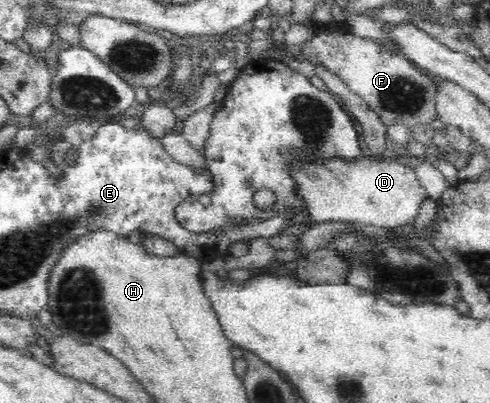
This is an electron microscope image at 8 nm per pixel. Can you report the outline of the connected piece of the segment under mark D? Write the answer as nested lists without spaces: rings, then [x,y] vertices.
[[[365,152],[356,163],[348,163],[336,157],[336,159],[328,159],[322,163],[308,163],[308,165],[298,161],[294,167],[297,171],[293,177],[309,208],[308,217],[303,221],[303,225],[307,225],[307,228],[318,223],[344,221],[392,230],[402,229],[406,225],[412,225],[418,219],[422,203],[428,198],[426,190],[418,184],[415,170],[402,164],[398,158],[375,161],[375,159],[370,159]]]

